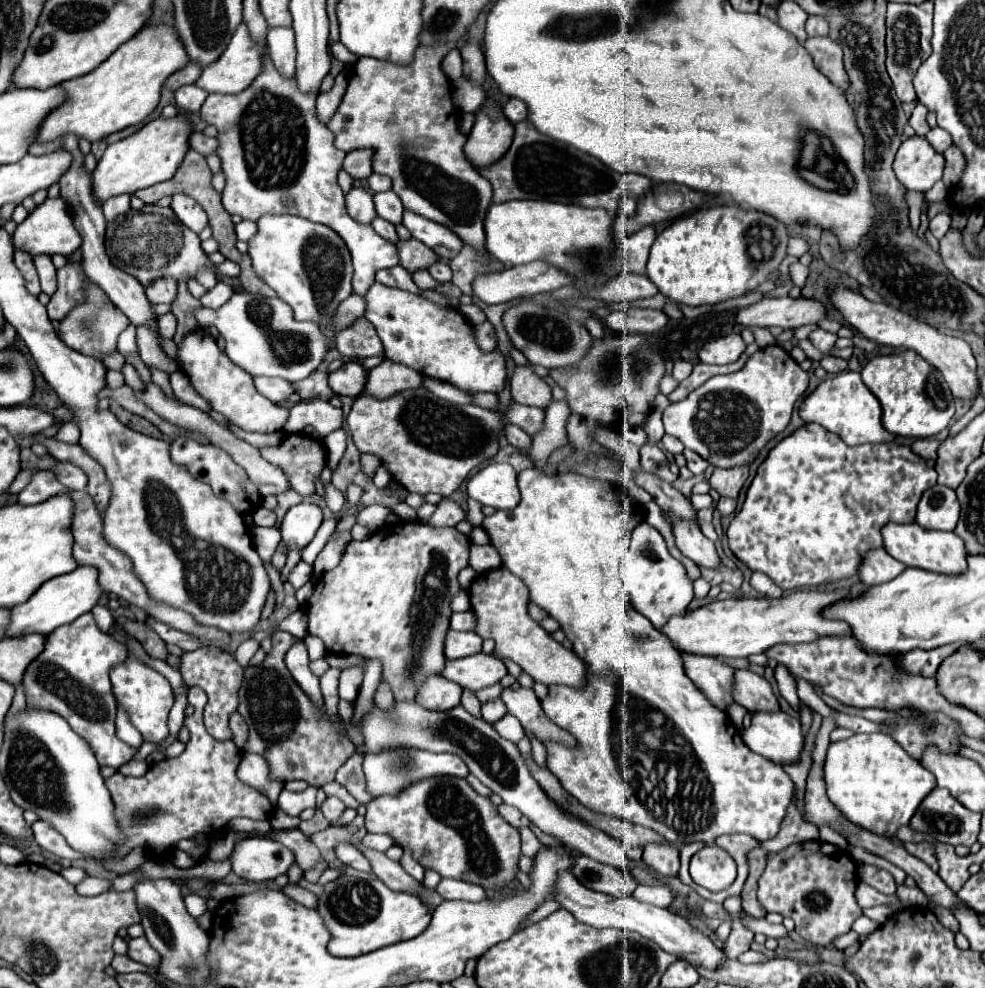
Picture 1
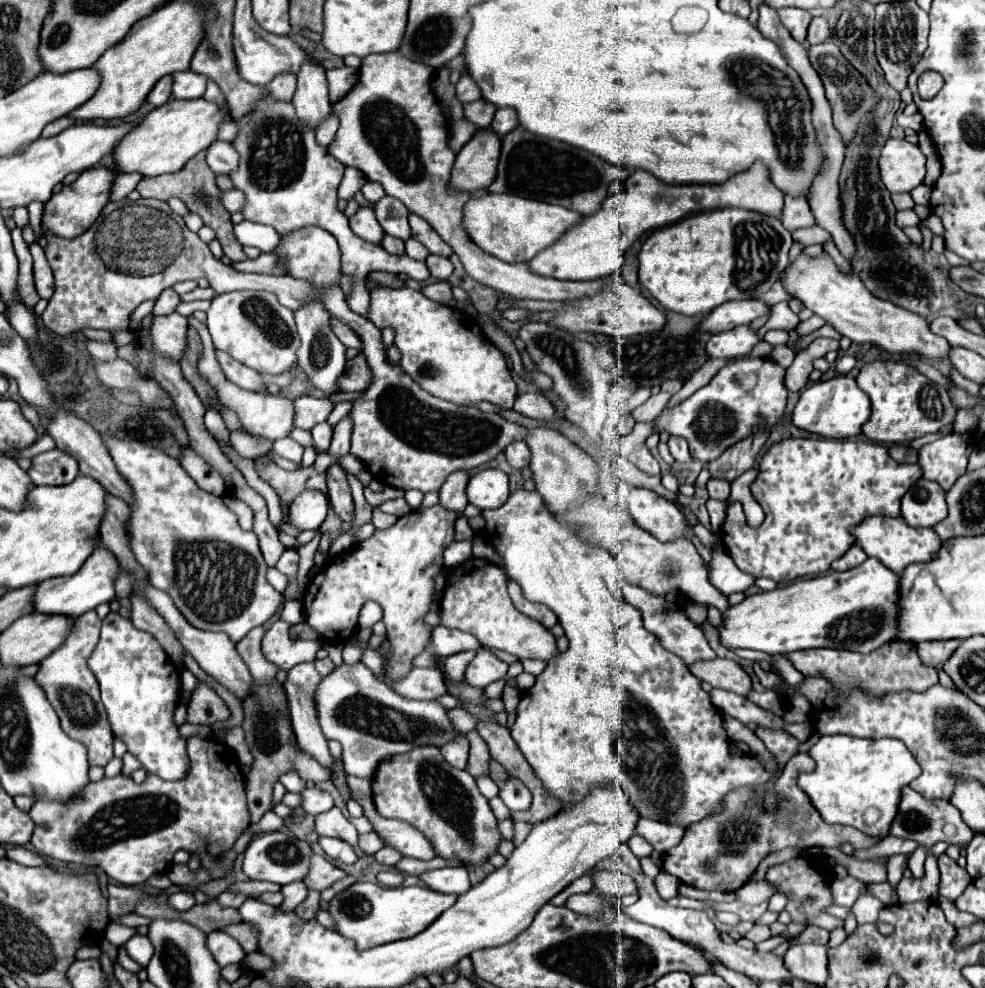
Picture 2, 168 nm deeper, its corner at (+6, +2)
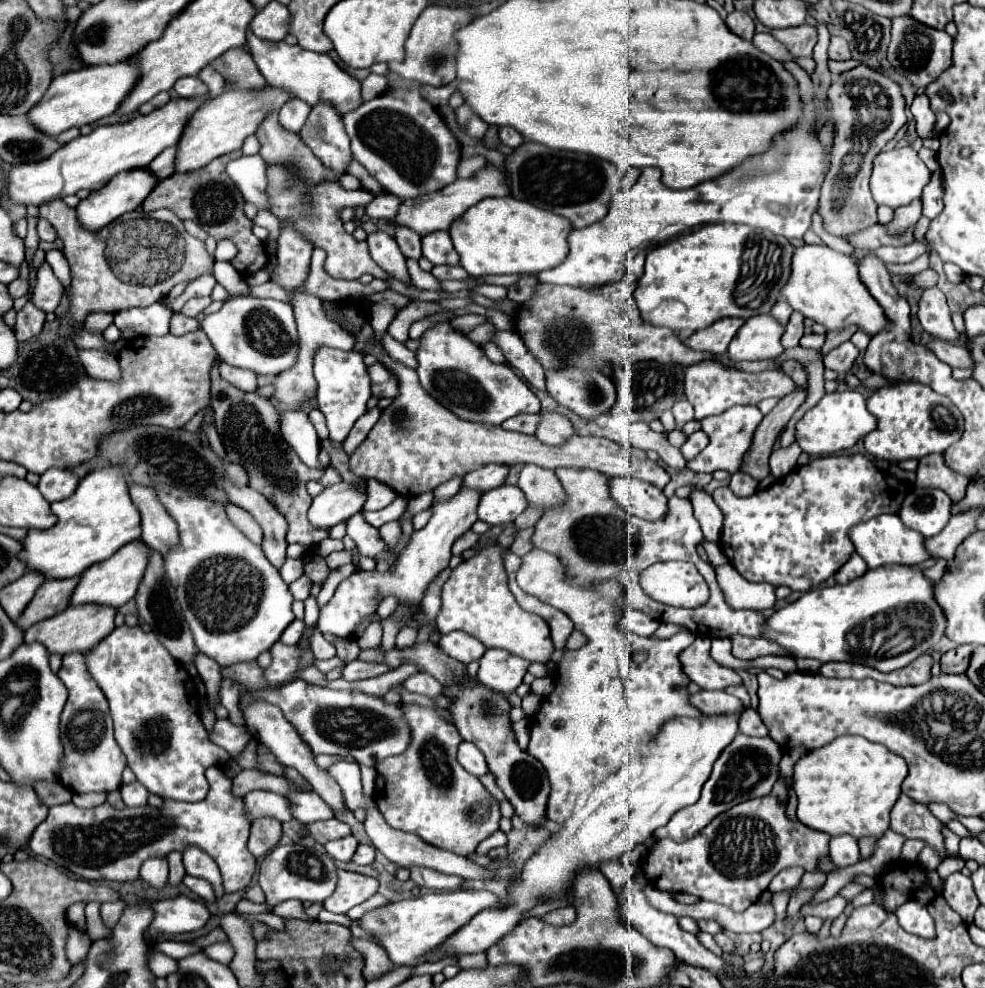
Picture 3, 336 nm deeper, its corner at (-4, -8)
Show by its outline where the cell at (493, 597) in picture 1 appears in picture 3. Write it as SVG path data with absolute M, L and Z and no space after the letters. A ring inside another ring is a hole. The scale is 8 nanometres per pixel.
M488 542L474 558L464 560L452 570L448 582L442 588L442 610L438 614L436 628L442 634L460 630L478 638L486 648L500 648L528 662L546 664L554 652L550 628L542 618L522 610L514 600L512 592L508 590L502 550L504 548L500 548L496 542Z

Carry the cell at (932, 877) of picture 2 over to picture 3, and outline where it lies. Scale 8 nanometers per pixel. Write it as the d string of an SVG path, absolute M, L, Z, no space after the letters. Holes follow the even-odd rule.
M902 794L892 810L890 828L904 838L924 840L932 850L936 850L942 858L946 858L944 848L944 822L940 822L928 806L914 802L906 794Z

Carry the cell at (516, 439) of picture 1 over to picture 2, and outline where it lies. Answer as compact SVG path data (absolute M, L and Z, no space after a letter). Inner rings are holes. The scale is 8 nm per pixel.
M514 442L504 450L508 464L516 470L522 470L530 464L530 448L526 446L526 442Z

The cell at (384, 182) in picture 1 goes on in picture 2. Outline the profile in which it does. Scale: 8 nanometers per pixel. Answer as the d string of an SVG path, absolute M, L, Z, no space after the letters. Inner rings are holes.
M370 180L364 184L362 194L364 194L364 198L366 198L370 204L376 204L380 198L384 198L384 196L386 196L386 194L384 194L384 188L380 188L380 184L370 182Z

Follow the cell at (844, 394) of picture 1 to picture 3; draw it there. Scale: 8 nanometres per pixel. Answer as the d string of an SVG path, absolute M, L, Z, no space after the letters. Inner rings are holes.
M858 390L832 392L832 394L824 394L824 398L812 410L808 410L802 416L802 420L796 424L796 442L808 454L816 454L816 456L836 454L852 448L874 428L876 428L874 414L868 412L866 400Z

